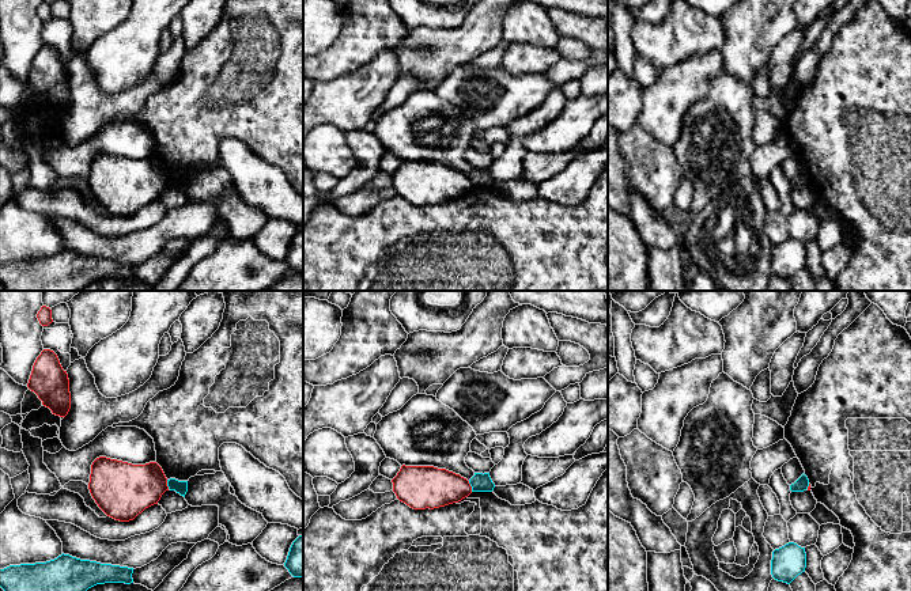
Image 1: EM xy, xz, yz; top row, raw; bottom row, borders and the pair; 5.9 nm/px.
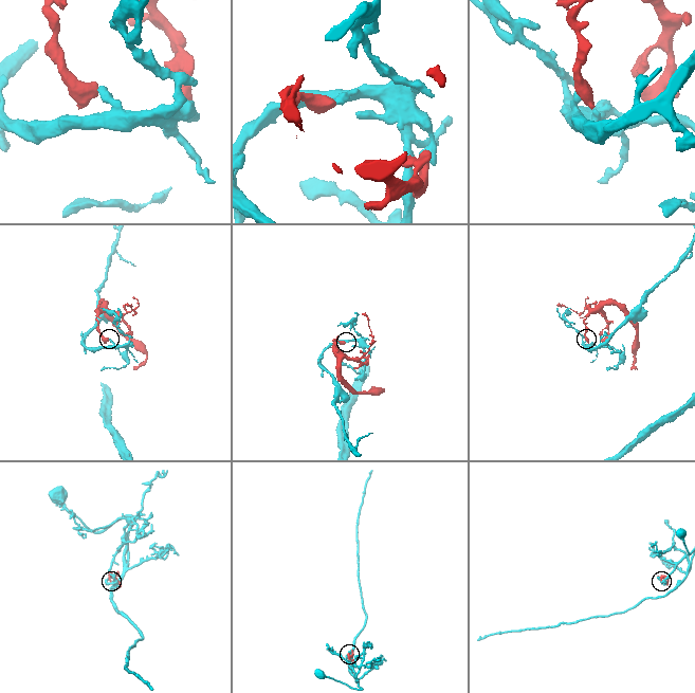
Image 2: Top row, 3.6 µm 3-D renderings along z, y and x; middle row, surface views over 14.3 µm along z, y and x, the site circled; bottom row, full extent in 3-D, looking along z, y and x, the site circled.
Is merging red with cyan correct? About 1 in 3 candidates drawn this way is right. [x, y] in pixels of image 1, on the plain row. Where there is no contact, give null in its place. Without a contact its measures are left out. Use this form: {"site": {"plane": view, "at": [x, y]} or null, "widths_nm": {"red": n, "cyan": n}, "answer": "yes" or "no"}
{"site": {"plane": "xz", "at": [471, 182]}, "widths_nm": {"red": 240, "cyan": 110}, "answer": "no"}

